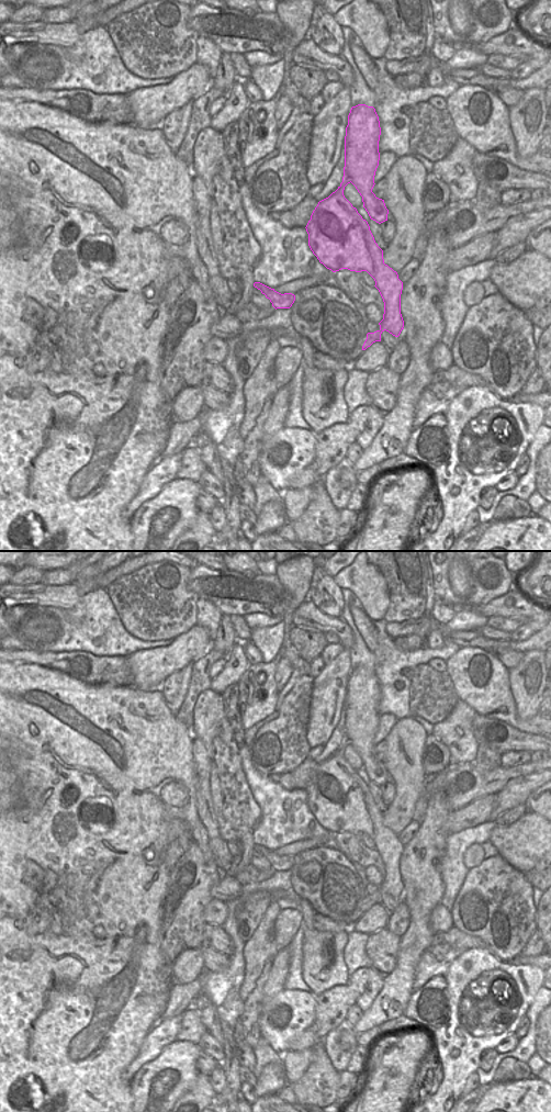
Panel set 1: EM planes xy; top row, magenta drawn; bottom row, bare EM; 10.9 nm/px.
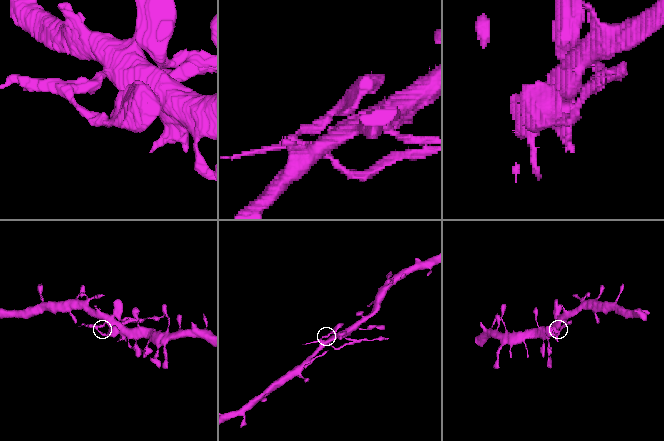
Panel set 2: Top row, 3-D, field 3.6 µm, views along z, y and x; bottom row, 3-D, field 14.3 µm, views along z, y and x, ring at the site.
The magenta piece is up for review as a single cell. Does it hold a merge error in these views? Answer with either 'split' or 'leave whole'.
split

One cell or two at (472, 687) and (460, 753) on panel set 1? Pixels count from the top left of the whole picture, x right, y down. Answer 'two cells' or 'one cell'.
two cells

